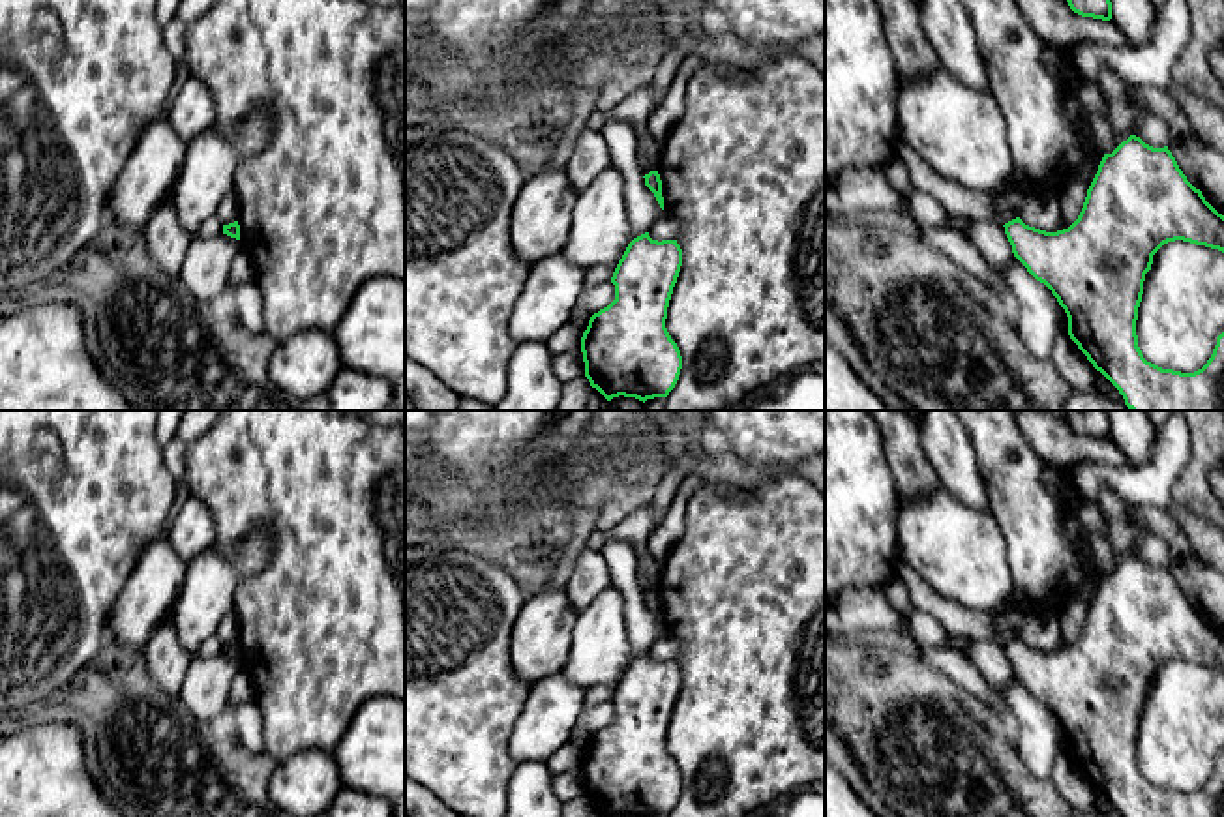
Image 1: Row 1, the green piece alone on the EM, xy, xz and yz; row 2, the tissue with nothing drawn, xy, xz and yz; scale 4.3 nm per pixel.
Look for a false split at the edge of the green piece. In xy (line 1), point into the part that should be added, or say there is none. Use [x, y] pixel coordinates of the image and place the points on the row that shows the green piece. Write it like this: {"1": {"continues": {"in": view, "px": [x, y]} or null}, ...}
{"1": {"continues": null}}

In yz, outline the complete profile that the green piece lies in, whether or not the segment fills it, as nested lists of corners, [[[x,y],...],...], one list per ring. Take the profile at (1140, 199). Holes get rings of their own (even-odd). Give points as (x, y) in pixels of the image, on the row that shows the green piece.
[[[1130,135],[1112,154],[1104,154],[1098,171],[1087,189],[1078,219],[1063,230],[1046,232],[1025,225],[1020,217],[1003,225],[1014,257],[1027,272],[1044,283],[1068,317],[1068,335],[1123,395],[1130,410],[1224,410],[1224,332],[1217,337],[1207,364],[1194,373],[1162,369],[1147,362],[1138,347],[1136,320],[1143,294],[1145,274],[1153,255],[1168,242],[1183,240],[1224,253],[1224,215],[1218,214],[1196,189],[1175,157],[1164,148],[1153,148]]]

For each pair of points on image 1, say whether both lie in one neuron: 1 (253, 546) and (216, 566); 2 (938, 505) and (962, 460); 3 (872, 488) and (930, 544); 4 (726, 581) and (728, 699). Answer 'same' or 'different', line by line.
1: same
2: different
3: different
4: same

